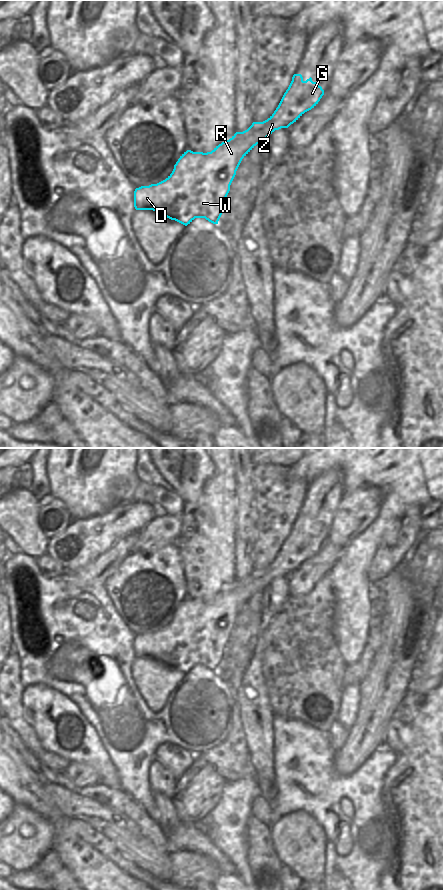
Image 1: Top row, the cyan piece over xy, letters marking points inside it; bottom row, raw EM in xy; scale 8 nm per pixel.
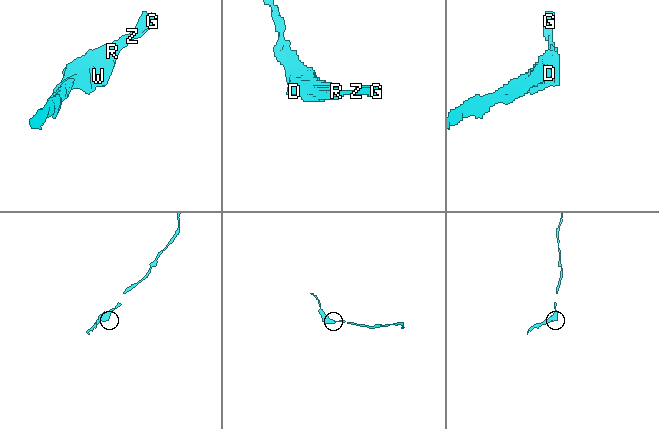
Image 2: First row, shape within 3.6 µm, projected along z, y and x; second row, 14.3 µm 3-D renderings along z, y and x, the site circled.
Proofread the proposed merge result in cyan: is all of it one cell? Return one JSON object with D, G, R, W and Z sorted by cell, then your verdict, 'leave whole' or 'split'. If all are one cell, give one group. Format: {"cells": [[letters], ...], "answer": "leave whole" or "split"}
{"cells": [["D", "G", "R", "W", "Z"]], "answer": "leave whole"}

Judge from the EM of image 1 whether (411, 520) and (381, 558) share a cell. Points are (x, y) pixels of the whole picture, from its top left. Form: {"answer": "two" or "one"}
{"answer": "one"}

